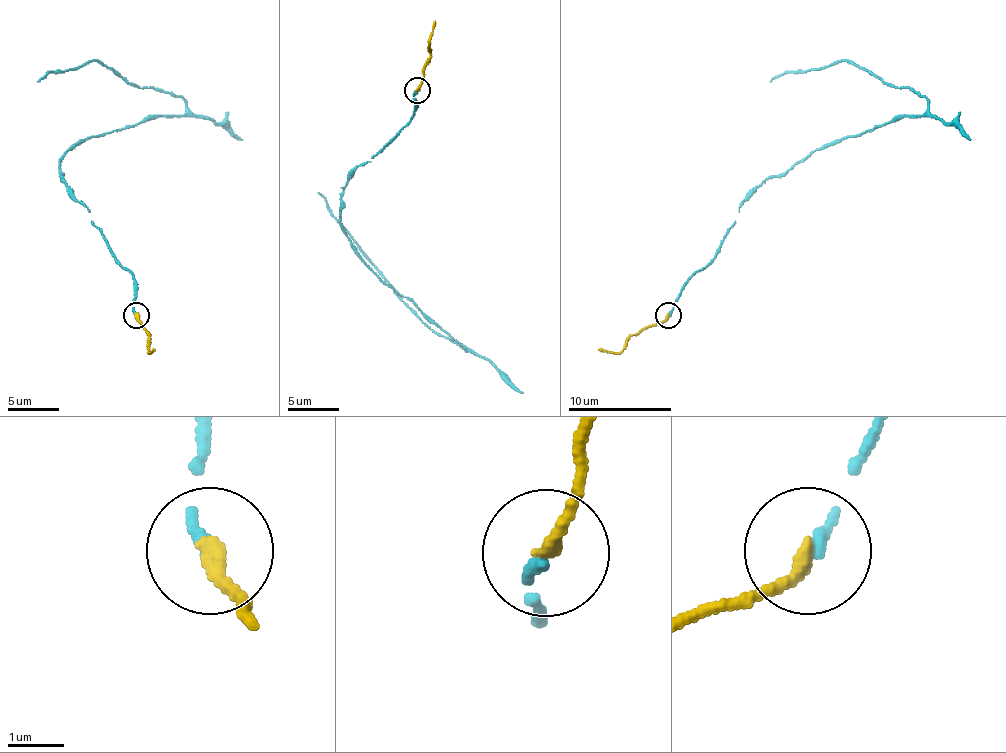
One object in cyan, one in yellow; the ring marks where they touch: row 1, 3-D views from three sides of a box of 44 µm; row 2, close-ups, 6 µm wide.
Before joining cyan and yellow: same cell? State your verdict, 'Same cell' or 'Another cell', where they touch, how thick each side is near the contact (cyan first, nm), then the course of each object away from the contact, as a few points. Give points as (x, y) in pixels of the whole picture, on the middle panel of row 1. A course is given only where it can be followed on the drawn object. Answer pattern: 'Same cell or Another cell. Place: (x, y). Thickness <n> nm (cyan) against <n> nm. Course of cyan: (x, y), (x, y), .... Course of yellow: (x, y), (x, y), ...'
Same cell. Place: (417, 90). Thickness 200 nm (cyan) against 280 nm. Course of cyan: (417, 92), (415, 115), (340, 193), (340, 221), (353, 250), (467, 351), (415, 312), (317, 193). Course of yellow: (417, 90), (430, 53), (436, 20)

